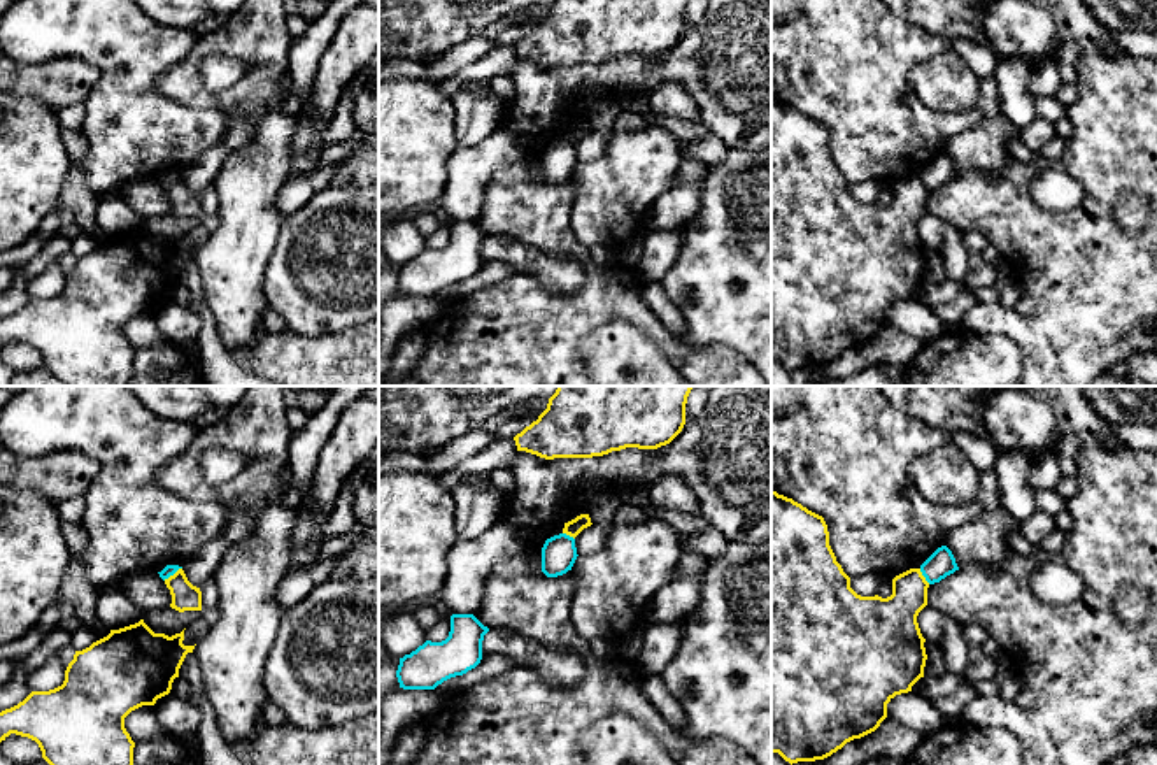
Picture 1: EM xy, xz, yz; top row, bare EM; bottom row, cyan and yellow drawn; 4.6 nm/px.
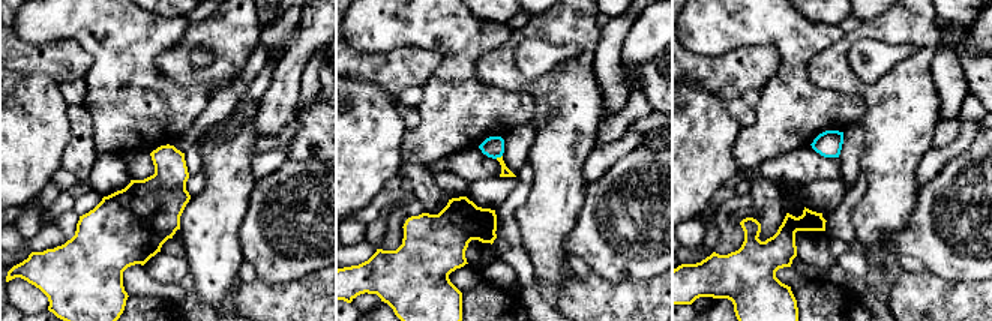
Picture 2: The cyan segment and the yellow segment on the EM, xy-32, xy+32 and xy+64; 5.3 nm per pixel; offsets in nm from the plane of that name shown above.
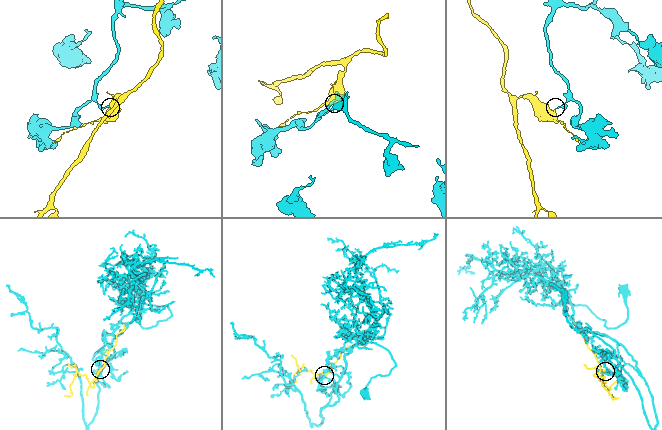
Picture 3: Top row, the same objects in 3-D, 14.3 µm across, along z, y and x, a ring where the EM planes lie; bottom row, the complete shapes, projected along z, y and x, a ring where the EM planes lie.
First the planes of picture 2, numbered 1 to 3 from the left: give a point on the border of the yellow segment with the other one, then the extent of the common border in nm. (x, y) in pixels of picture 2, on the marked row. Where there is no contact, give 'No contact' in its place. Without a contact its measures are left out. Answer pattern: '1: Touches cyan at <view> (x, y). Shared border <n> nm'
1: No contact
2: Touches cyan at xy+32 (499, 156). Shared border 40 nm
3: No contact

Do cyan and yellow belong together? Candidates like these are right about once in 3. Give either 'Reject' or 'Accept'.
Reject

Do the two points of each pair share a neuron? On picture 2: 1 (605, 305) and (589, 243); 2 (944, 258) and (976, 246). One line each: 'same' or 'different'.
1: different
2: same

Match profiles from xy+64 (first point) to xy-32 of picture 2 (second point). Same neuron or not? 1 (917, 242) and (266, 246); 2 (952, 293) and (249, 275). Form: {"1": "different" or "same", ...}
{"1": "same", "2": "different"}

